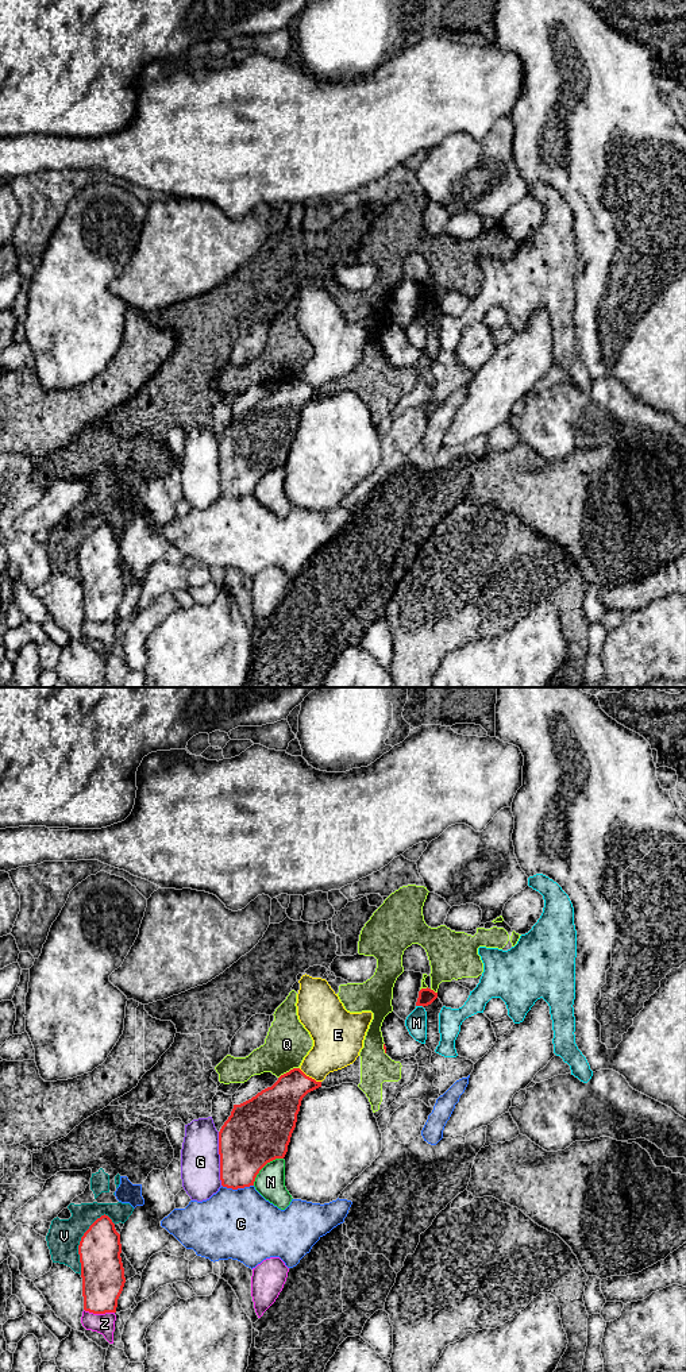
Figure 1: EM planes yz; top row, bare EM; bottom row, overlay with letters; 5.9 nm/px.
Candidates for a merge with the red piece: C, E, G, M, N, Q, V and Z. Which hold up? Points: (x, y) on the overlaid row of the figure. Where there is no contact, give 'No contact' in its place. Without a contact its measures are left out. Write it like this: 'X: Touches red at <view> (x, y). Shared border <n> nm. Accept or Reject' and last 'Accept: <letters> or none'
C: Touches red at yz (238, 1187). Shared border 190 nm. Reject
E: Touches red at yz (308, 1076). Shared border 160 nm. Reject
G: Touches red at yz (220, 1159). Shared border 320 nm. Reject
M: Touches red at yz (420, 1005). Shared border 50 nm. Reject
N: Touches red at yz (264, 1166). Shared border 240 nm. Reject
Q: Touches red at yz (289, 1071). Shared border 140 nm. Reject
V: Touches red at yz (80, 1243). Shared border 400 nm. Reject
Z: Touches red at yz (99, 1313). Shared border 190 nm. Reject
Accept: none

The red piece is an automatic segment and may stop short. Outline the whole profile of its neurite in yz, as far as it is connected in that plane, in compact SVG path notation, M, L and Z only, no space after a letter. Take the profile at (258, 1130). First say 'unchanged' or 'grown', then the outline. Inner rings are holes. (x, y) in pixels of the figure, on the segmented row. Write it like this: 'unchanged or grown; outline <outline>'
unchanged; outline M300 1068L251 1099L234 1105L219 1132L220 1180L232 1190L254 1186L259 1171L275 1159L284 1159L302 1098L321 1087Z

